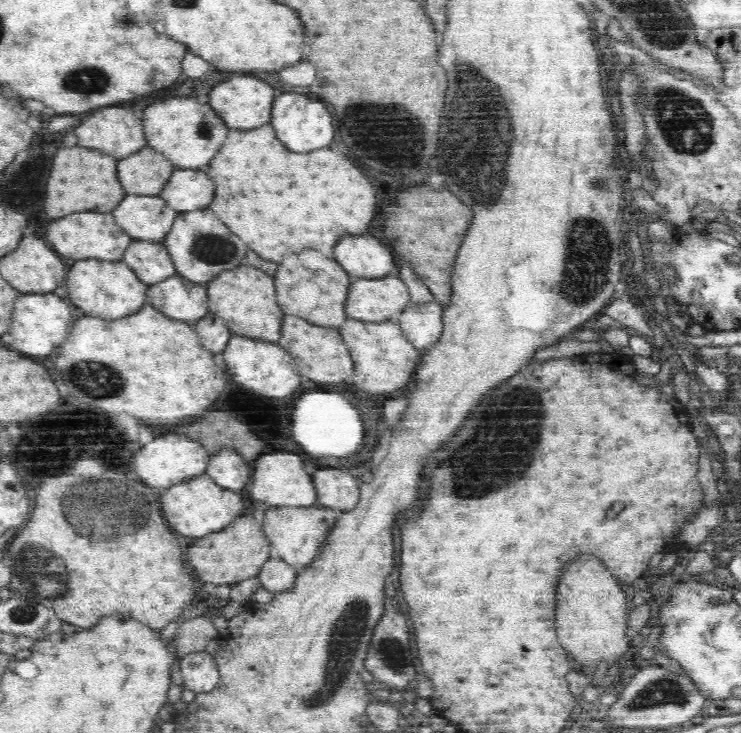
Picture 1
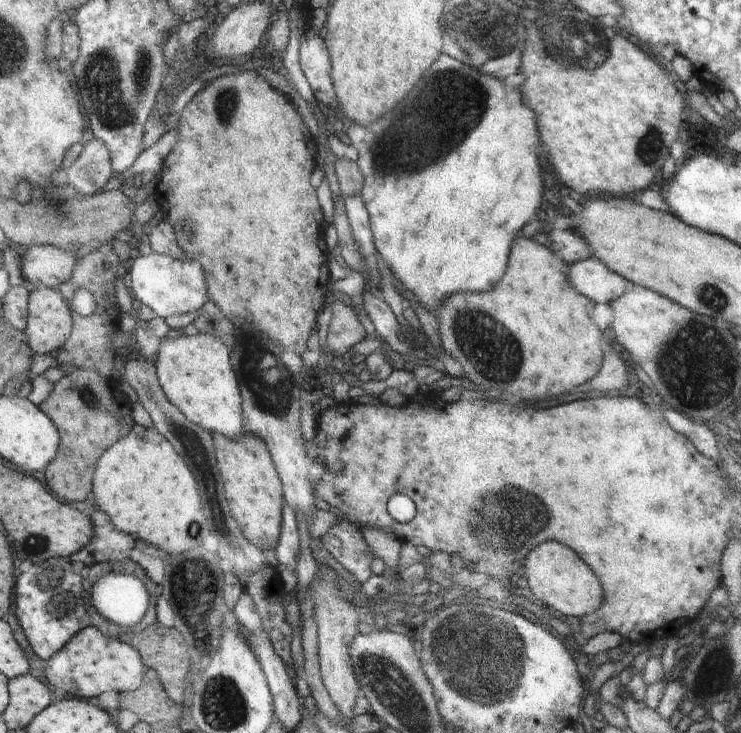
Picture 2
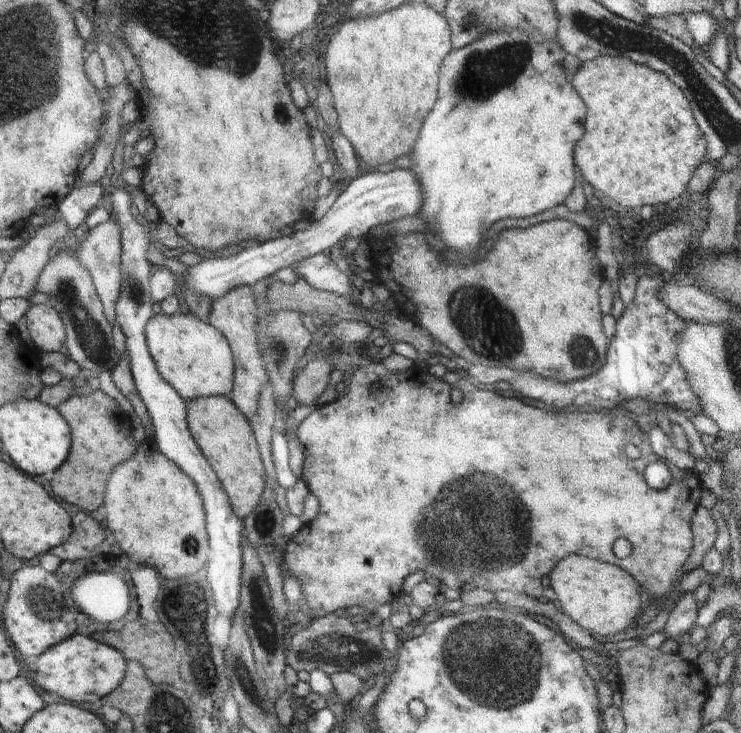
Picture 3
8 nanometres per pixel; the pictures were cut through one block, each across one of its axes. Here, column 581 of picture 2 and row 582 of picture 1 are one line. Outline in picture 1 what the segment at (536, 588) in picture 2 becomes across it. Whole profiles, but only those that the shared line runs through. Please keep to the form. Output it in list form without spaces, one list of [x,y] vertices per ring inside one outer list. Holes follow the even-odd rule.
[[[594,554],[576,558],[564,568],[556,592],[557,639],[570,652],[574,662],[582,664],[588,675],[599,662],[606,661],[610,667],[616,661],[622,661],[626,652],[633,652],[626,634],[629,619],[626,595],[606,566]]]

